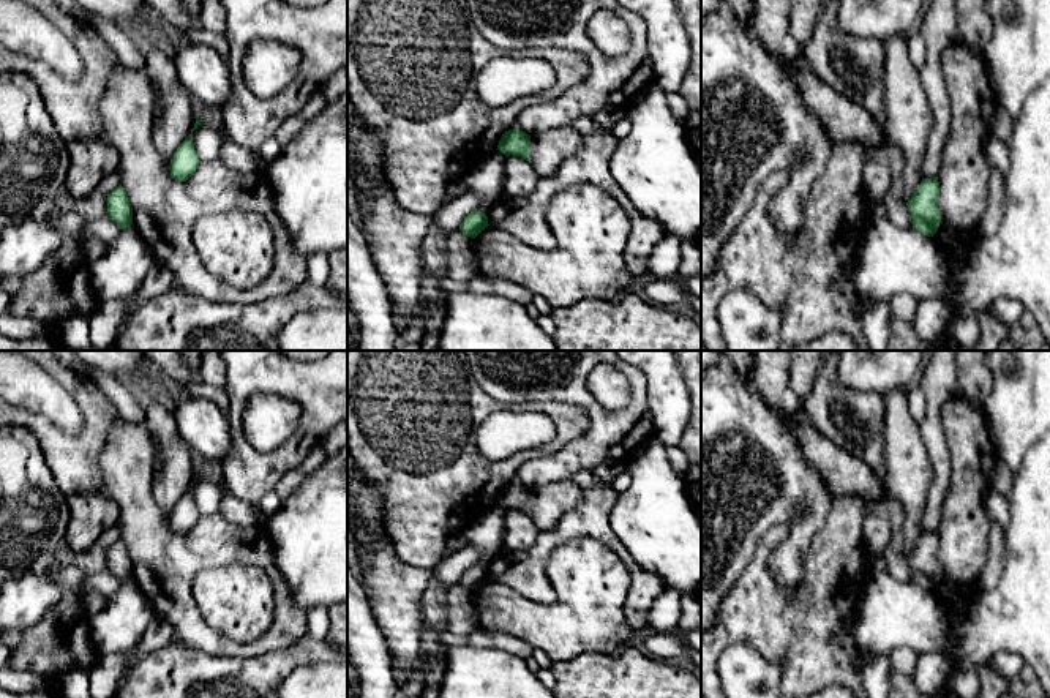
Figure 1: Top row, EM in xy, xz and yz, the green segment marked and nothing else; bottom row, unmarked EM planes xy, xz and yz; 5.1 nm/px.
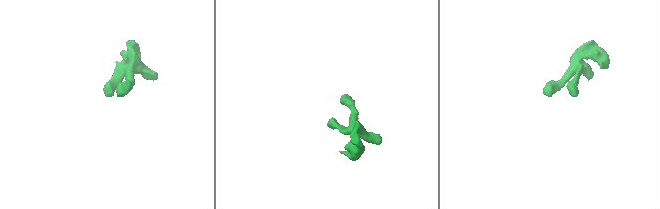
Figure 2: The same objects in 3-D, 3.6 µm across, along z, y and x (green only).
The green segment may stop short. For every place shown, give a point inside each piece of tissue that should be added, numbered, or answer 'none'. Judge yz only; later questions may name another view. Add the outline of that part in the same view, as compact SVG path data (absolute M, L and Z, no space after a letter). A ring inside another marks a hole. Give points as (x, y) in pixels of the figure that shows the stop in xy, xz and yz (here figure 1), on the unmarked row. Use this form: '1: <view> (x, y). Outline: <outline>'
none

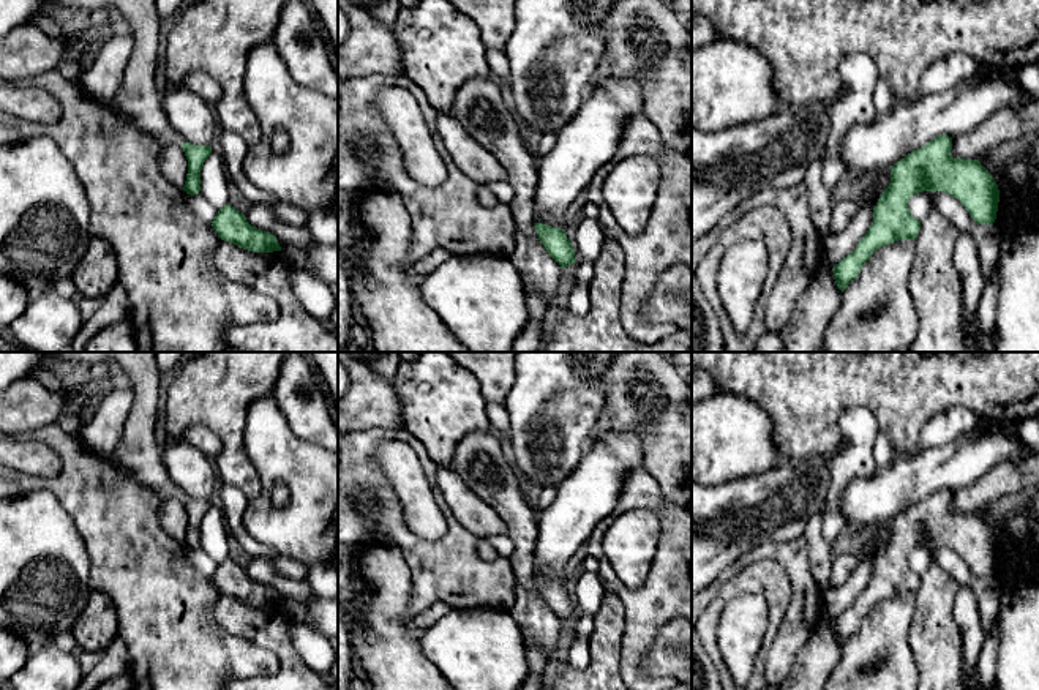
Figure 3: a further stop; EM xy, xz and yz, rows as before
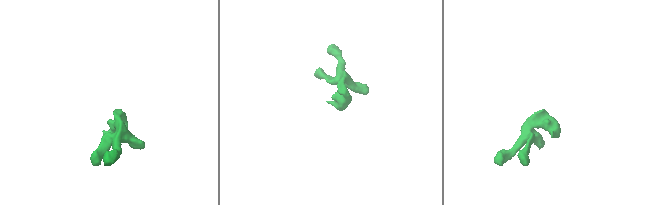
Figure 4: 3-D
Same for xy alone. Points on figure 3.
1: xy (139, 455). Outline: M52 352L58 362L79 368L96 363L114 368L131 385L136 403L123 426L112 461L129 477L152 488L161 499L183 499L163 463L163 445L155 437L161 374L156 352Z

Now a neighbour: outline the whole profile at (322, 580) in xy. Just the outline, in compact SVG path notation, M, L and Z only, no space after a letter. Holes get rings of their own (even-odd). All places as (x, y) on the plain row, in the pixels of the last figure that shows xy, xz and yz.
M311 564L308 565L308 578L313 595L338 600L338 573L330 564Z

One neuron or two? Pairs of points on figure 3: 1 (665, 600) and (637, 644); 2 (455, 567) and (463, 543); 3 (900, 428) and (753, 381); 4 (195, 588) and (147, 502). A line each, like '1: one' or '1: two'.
1: one
2: one
3: one
4: one

